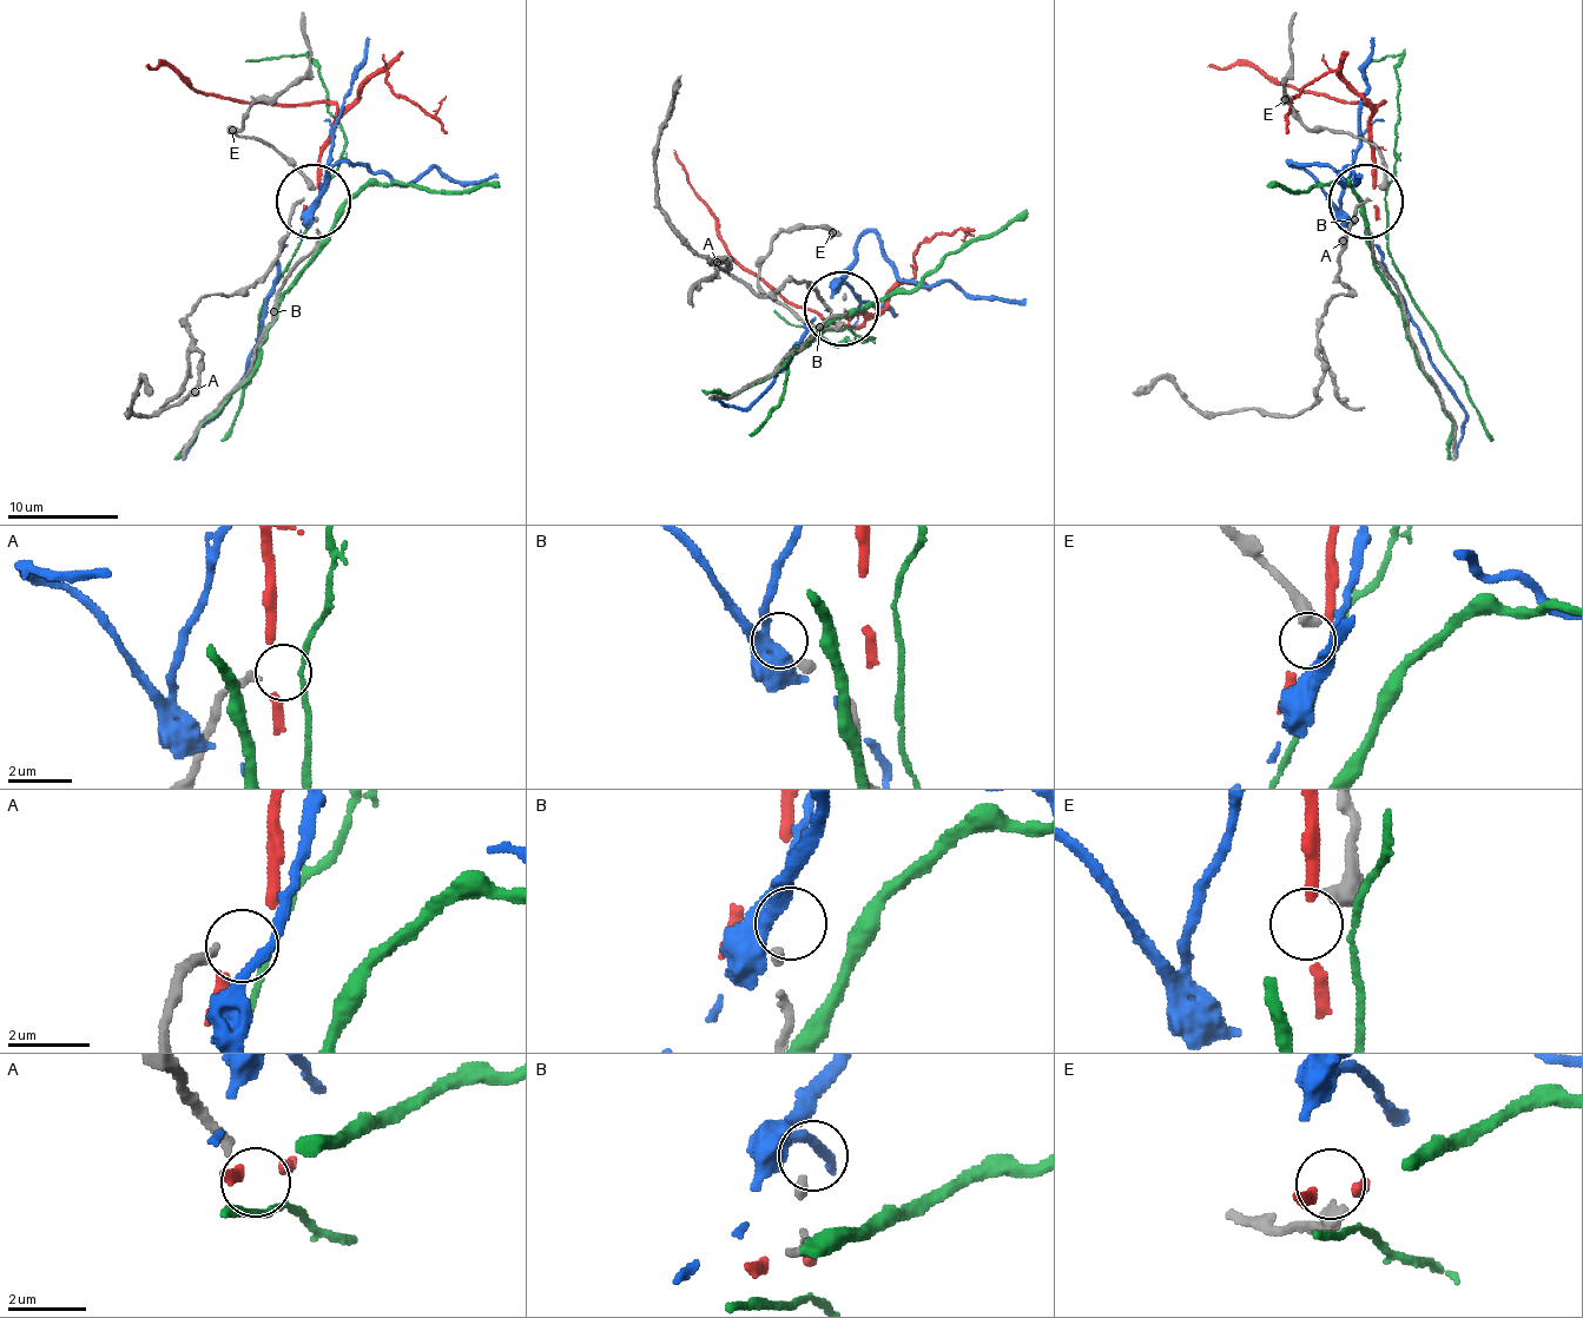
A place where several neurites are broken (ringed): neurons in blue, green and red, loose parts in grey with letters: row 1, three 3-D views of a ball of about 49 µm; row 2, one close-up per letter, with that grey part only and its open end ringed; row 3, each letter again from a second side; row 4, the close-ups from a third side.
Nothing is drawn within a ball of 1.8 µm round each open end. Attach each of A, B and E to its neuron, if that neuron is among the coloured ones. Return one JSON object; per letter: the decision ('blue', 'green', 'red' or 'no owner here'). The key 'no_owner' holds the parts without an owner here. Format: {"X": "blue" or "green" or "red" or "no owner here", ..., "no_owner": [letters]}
{"A": "no owner here", "B": "no owner here", "E": "no owner here", "no_owner": ["A", "B", "E"]}

